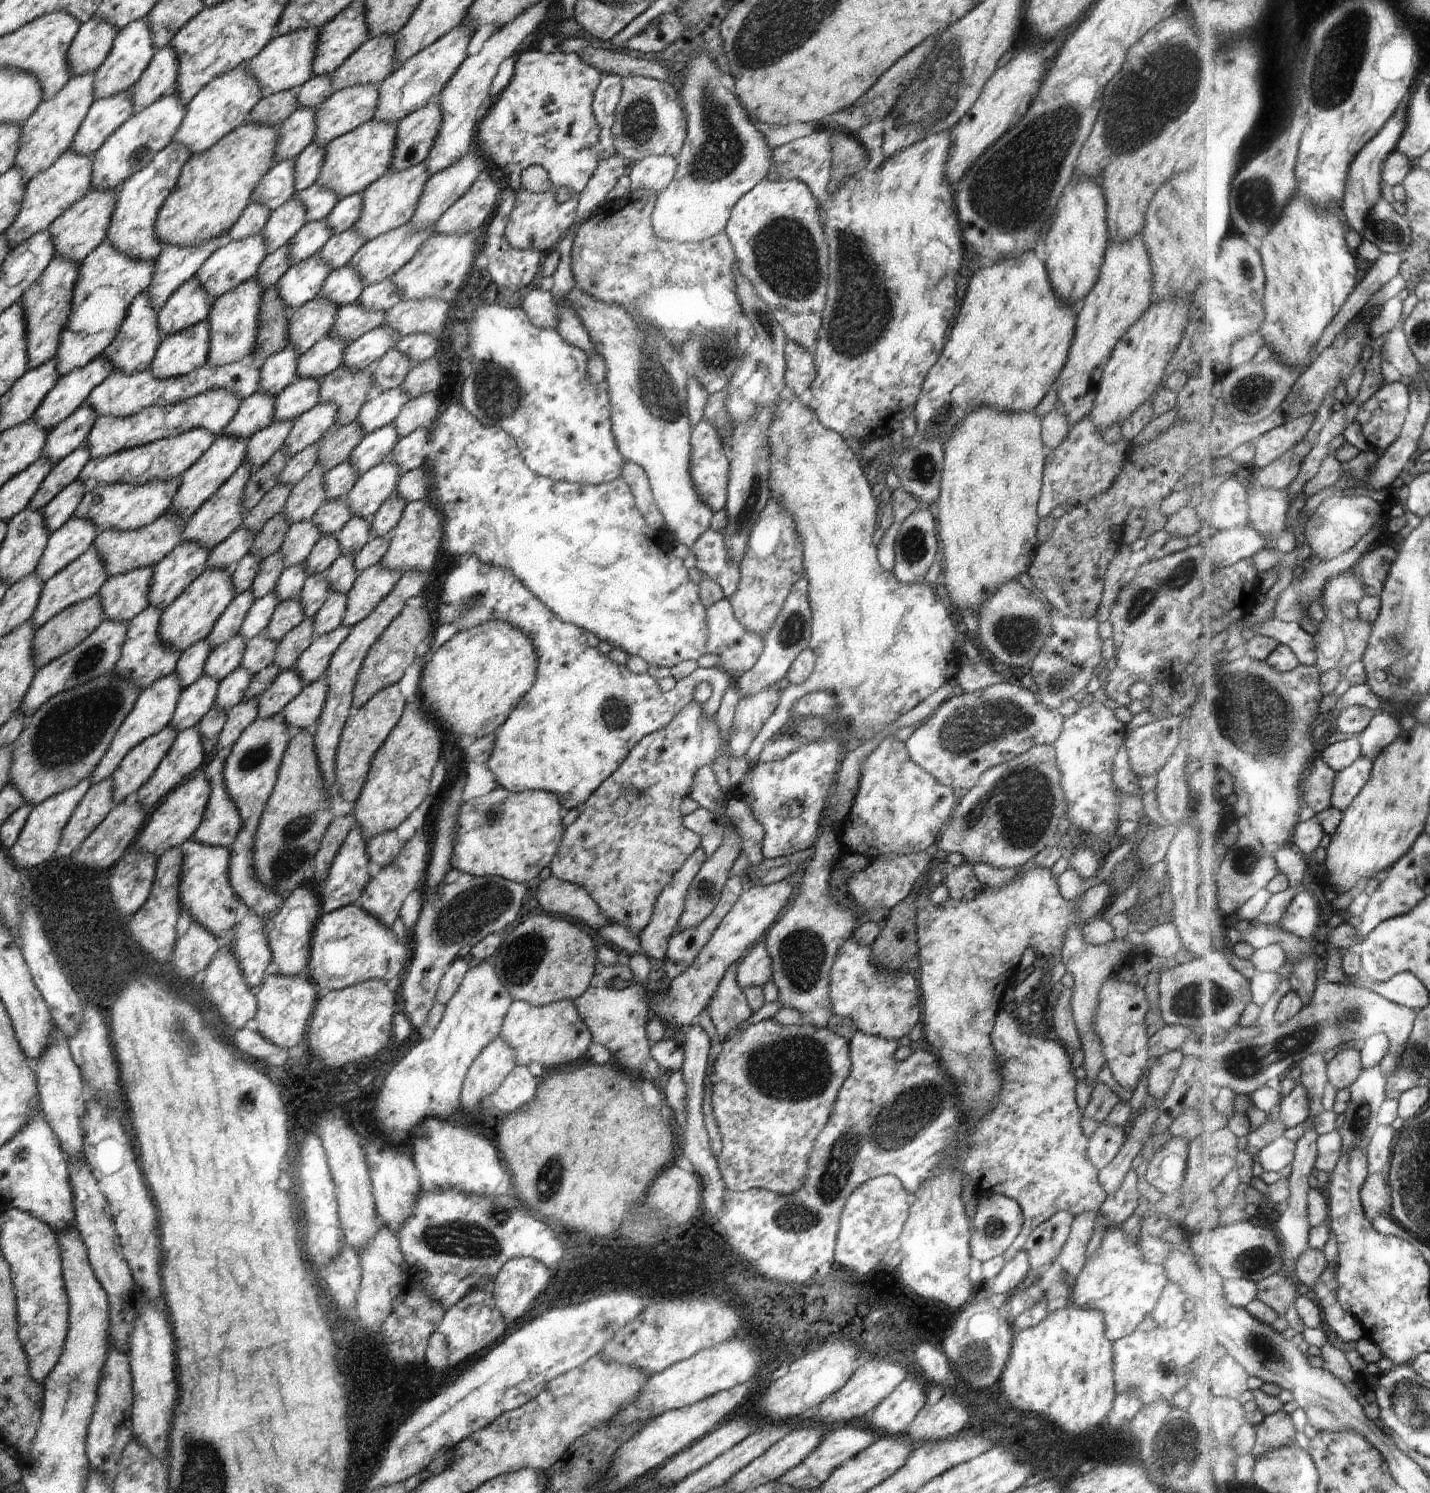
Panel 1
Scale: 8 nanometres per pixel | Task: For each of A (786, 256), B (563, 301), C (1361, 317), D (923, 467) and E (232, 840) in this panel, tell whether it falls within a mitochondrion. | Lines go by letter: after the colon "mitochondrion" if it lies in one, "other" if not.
A: mitochondrion
B: other
C: other
D: mitochondrion
E: other

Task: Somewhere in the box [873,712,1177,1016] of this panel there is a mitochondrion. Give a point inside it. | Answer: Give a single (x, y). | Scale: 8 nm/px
(1021, 803)

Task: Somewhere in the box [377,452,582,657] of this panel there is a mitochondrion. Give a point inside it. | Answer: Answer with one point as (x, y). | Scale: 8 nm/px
(473, 601)

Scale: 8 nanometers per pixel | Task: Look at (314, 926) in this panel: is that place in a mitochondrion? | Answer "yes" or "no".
no

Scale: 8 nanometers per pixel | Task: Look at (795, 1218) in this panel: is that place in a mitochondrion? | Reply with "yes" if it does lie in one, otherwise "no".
yes

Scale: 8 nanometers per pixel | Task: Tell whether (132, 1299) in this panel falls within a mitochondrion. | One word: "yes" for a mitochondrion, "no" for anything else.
no

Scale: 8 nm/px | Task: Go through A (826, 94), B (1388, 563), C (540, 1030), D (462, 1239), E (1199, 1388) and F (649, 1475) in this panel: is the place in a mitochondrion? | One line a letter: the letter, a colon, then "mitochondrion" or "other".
A: other
B: other
C: other
D: mitochondrion
E: other
F: other

